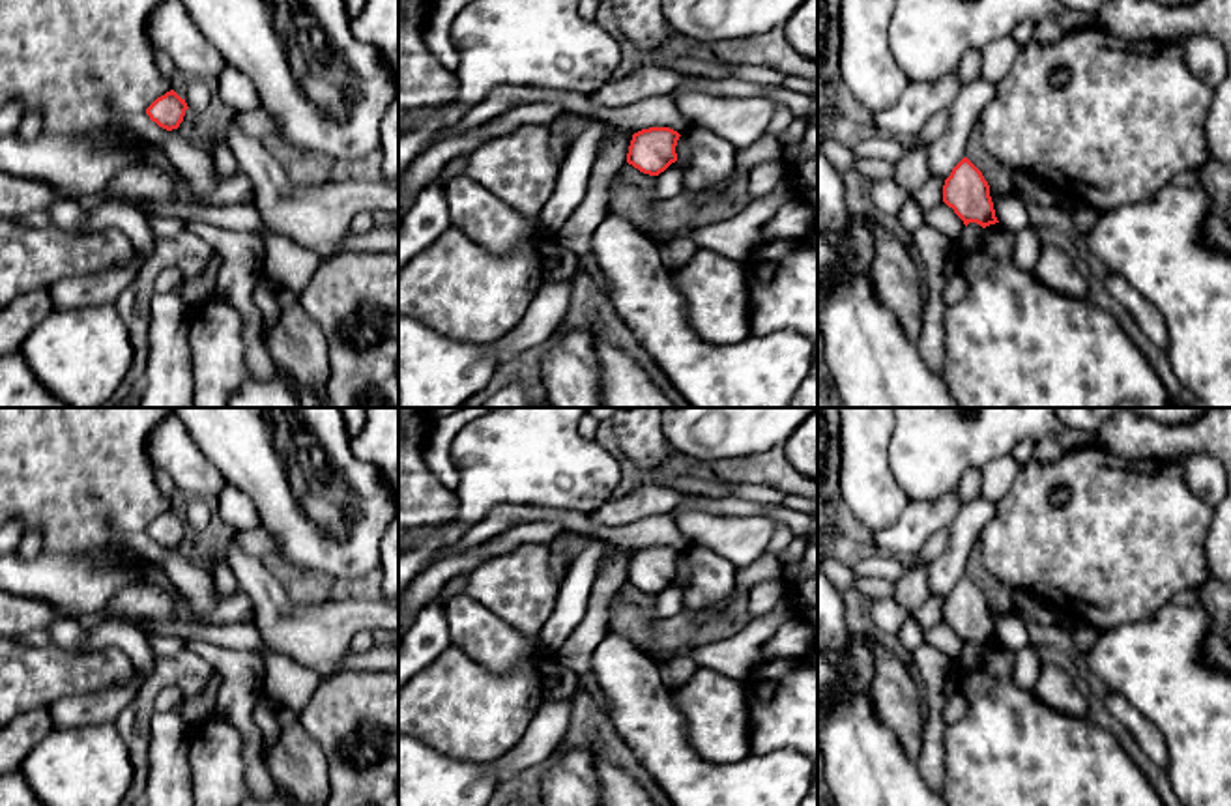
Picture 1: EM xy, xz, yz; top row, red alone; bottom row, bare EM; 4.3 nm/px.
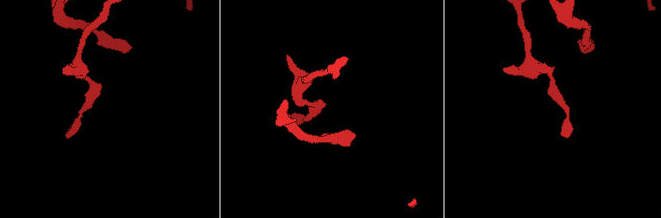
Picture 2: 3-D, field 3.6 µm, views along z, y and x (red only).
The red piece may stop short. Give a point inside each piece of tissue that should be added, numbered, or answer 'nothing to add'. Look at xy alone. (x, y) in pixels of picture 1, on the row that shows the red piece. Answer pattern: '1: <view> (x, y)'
nothing to add

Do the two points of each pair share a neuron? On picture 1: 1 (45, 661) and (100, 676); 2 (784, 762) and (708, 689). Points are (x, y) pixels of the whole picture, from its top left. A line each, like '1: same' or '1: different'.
1: same
2: different

